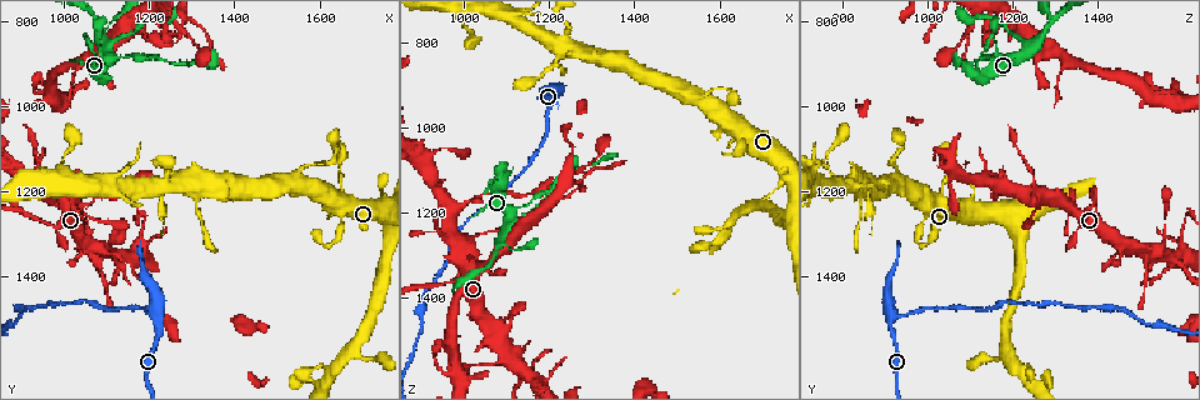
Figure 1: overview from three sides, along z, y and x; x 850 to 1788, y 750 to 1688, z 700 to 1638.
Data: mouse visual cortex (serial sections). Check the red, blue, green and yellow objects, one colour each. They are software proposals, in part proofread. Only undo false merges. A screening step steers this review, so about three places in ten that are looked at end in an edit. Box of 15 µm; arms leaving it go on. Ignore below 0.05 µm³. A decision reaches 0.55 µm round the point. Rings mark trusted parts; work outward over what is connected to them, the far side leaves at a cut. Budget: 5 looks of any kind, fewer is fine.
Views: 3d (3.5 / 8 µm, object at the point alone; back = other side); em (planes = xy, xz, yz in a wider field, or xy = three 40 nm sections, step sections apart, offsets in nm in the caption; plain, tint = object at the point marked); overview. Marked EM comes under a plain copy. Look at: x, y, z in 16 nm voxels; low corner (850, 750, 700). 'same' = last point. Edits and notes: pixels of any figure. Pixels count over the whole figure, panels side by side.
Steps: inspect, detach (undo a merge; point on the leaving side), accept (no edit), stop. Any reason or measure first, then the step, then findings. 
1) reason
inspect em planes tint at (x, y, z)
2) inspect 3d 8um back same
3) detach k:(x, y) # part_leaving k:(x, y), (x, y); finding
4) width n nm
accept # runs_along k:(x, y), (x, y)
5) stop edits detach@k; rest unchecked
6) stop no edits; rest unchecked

sudden change in width
inspect 3d 8um at (950, 1195, 1240)

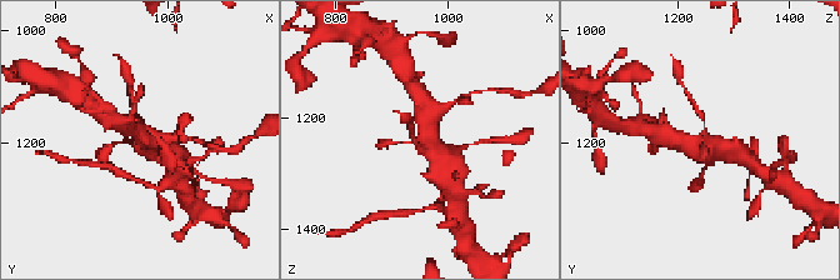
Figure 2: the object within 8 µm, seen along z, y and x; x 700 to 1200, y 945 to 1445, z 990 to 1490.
closer look
inspect 3d 3.5um at (945, 1205, 1245)

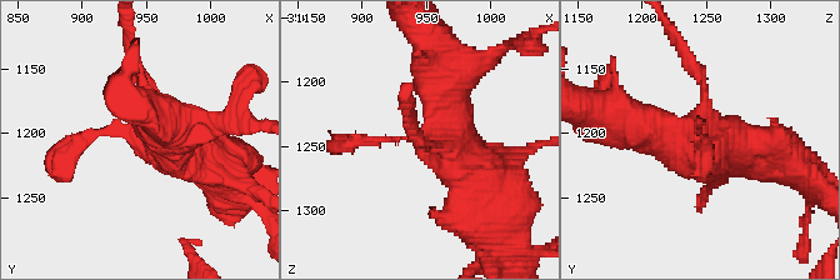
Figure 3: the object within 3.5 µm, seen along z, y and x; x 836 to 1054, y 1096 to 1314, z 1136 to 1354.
need the tissue
inspect em xy step 3 tint same

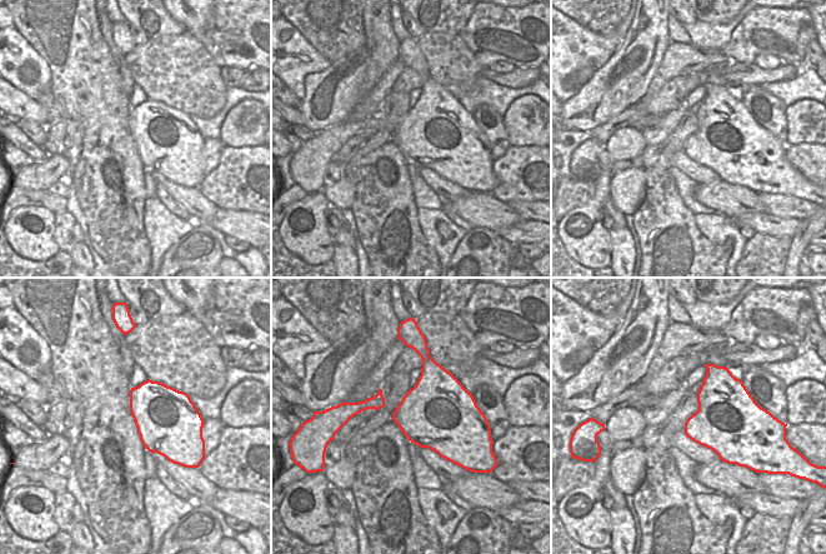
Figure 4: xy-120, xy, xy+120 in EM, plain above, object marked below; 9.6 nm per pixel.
width 700 nm
accept # runs_along 3:(488, 183), (450, 138), (346, 141); continuous, no second cell

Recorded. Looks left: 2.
narrows sharply
inspect 3d 3.5um at (1155, 880, 1175)

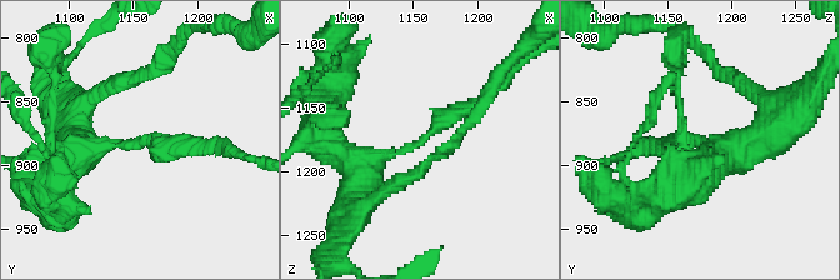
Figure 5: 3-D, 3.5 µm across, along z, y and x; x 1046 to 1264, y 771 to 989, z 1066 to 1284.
arm_widths 200, 350 nm
accept # runs_along 5:(350, 160), (411, 148), (491, 93); all the same cell

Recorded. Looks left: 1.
stop no edits; rest unchecked

